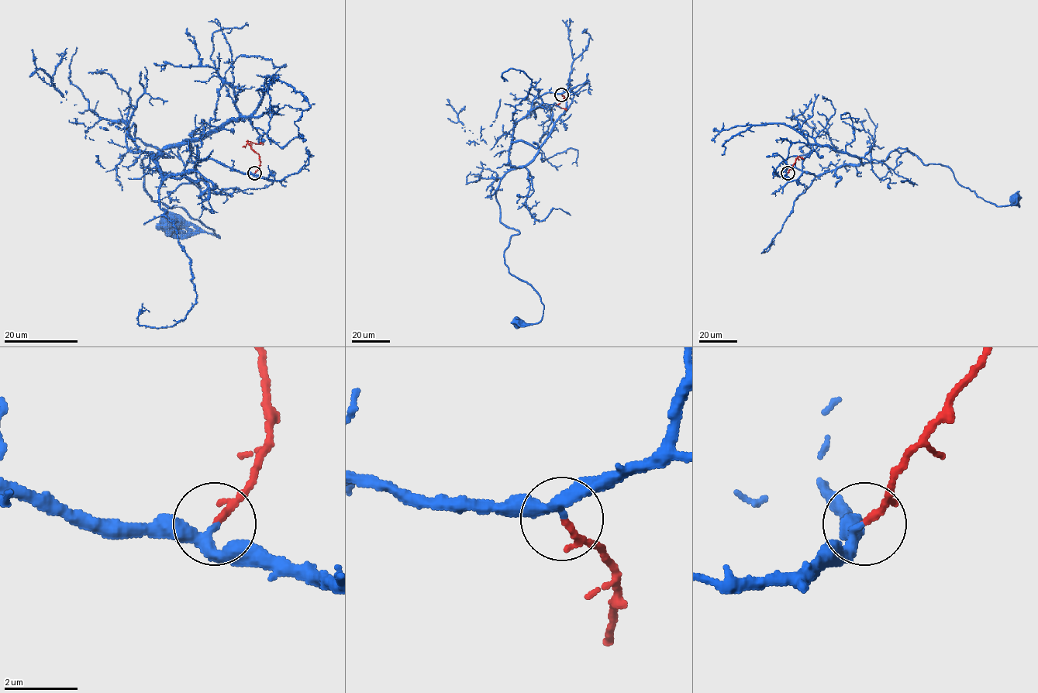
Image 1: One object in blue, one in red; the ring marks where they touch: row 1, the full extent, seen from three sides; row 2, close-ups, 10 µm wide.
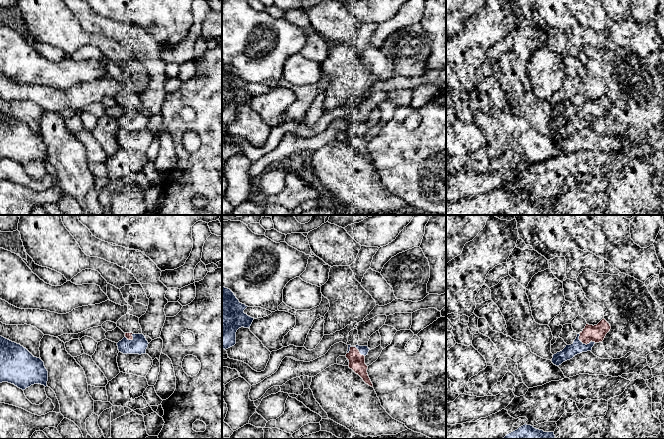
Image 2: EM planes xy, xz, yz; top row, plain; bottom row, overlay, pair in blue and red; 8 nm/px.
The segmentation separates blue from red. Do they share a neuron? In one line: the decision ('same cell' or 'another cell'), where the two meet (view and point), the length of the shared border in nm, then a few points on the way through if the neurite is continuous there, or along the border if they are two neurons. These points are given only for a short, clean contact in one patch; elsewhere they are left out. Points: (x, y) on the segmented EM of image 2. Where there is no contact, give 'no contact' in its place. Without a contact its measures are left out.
same cell; meets blue in xz at (357, 348); contact 150 nm long

